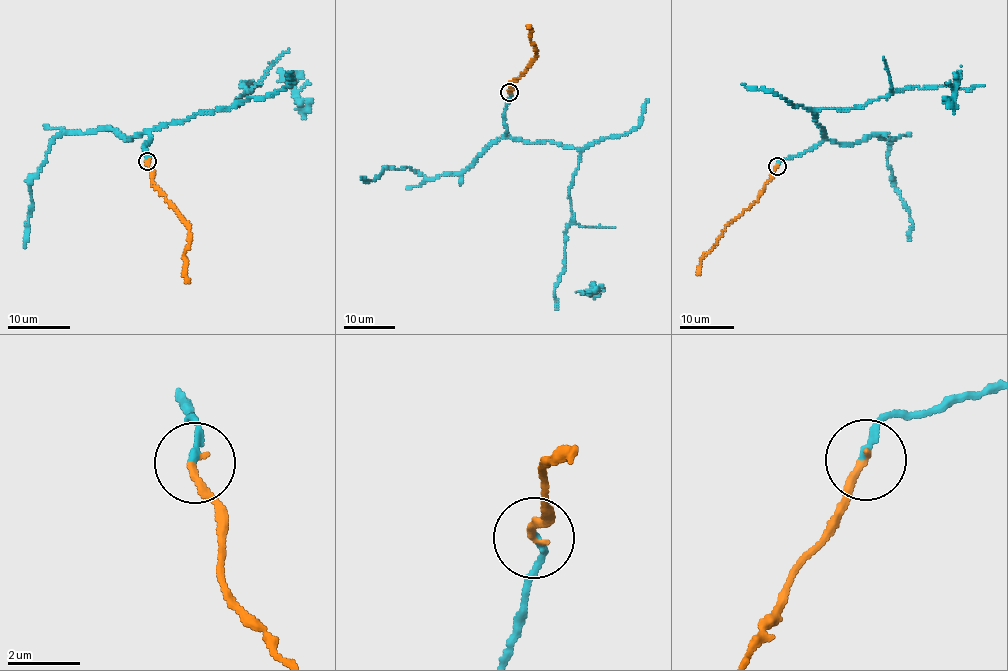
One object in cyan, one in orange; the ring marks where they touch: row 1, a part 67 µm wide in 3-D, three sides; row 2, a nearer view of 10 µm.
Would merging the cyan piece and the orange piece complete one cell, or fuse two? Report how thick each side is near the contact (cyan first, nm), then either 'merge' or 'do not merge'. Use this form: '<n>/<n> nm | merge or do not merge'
190/200 nm | merge

